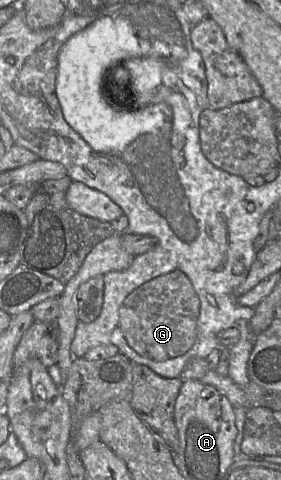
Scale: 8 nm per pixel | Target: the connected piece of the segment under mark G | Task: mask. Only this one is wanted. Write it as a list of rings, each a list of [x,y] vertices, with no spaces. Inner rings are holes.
[[[175,270],[134,289],[119,308],[118,326],[128,345],[139,355],[155,361],[181,356],[197,339],[200,302],[189,278]]]

